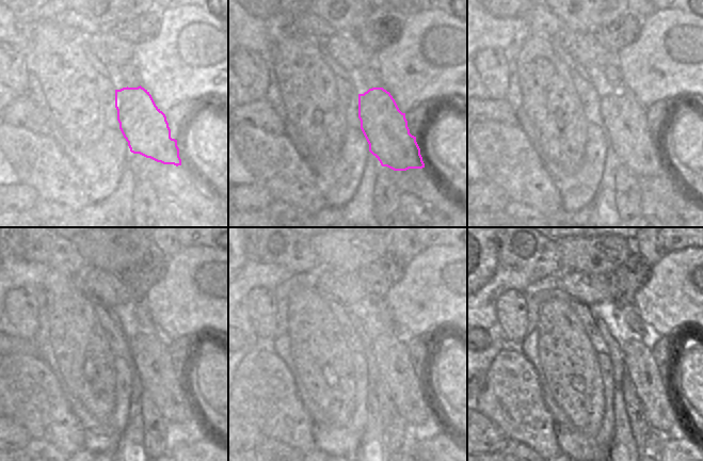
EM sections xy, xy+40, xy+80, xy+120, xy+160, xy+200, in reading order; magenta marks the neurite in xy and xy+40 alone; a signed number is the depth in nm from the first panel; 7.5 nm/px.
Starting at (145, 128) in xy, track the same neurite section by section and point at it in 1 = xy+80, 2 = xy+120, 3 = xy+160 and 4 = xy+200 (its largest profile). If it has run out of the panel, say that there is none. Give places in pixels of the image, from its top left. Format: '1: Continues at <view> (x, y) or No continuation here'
1: Continues at xy+80 (623, 118)
2: Continues at xy+120 (149, 351)
3: Continues at xy+160 (410, 388)
4: Continues at xy+200 (655, 392)

